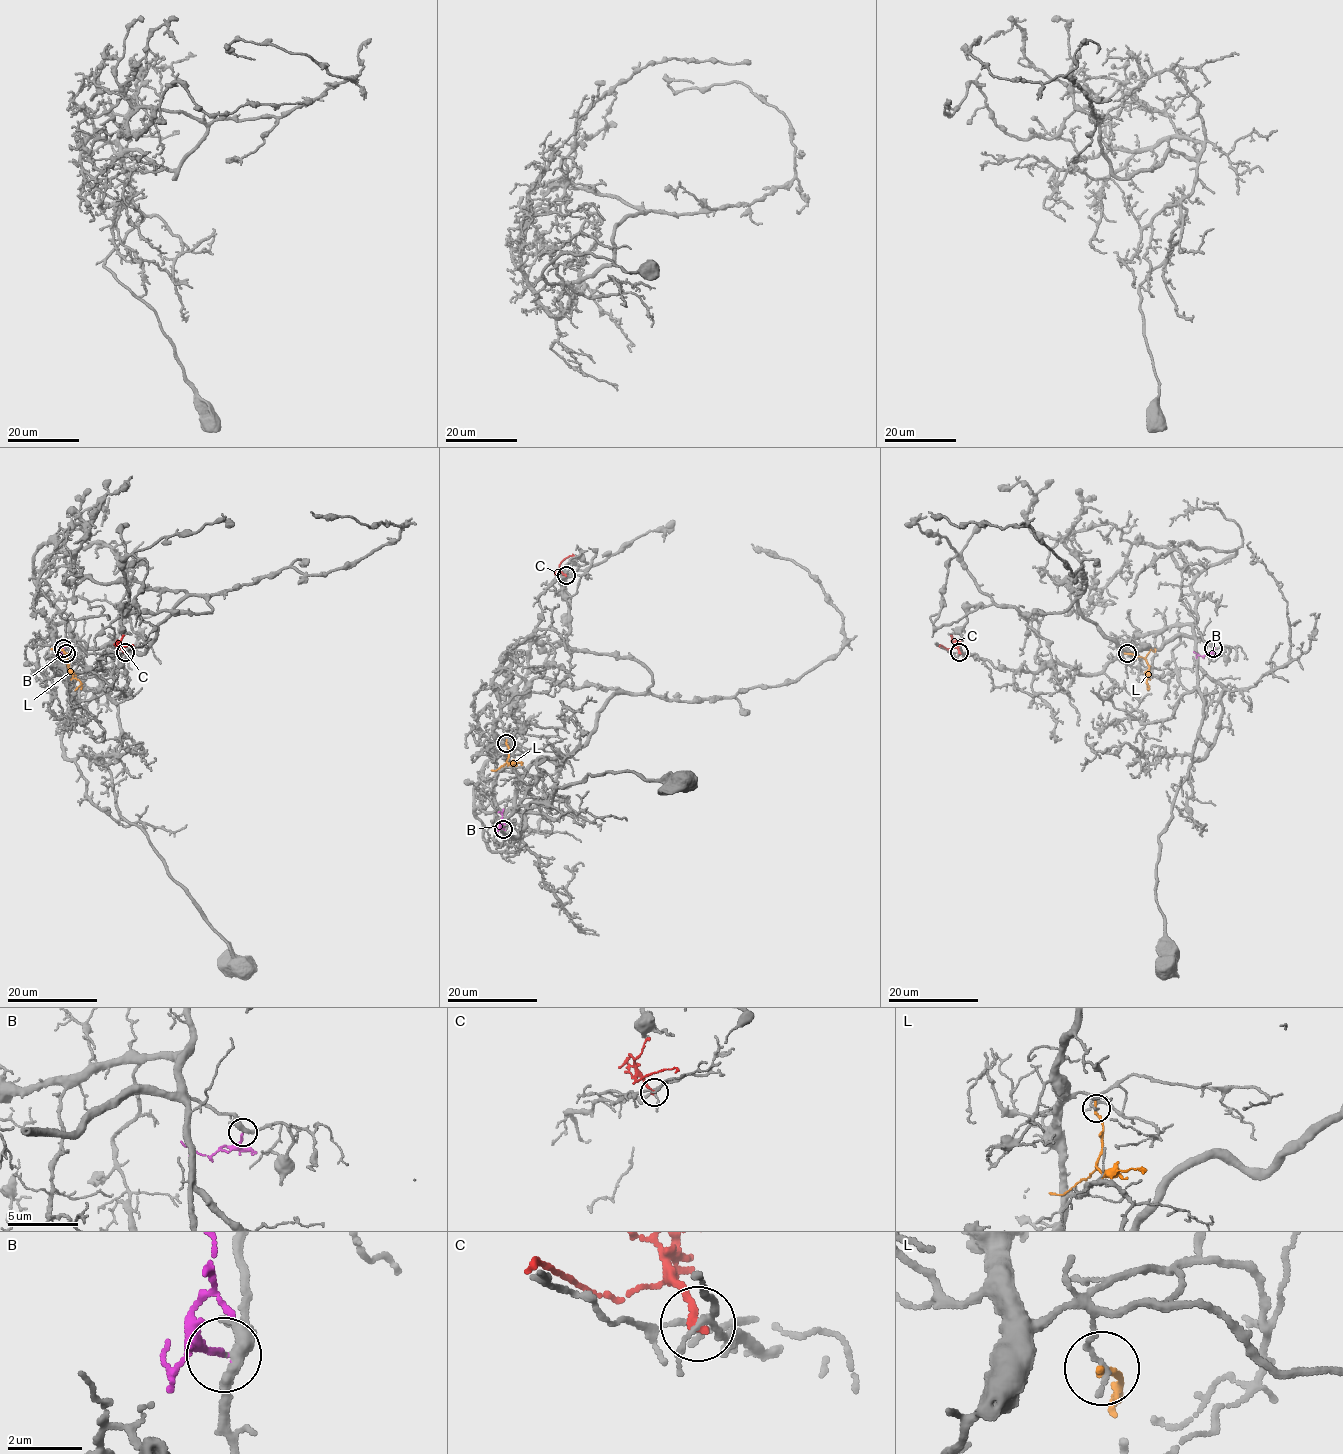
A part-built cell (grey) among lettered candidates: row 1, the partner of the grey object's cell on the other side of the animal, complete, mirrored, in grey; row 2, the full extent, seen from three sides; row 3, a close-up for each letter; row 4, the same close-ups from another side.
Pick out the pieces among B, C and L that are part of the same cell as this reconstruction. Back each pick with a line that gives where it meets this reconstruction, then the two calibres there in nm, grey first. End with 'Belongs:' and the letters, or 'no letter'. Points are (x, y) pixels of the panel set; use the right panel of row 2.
B: (1213, 648) | 240/170 nm
Belongs: B

